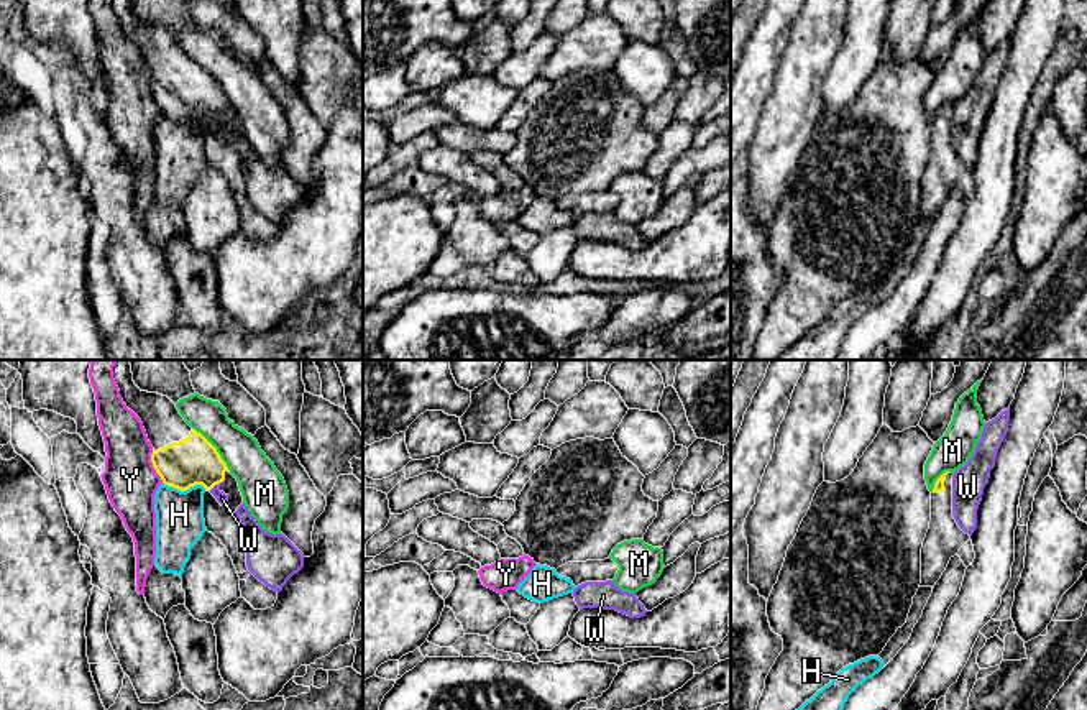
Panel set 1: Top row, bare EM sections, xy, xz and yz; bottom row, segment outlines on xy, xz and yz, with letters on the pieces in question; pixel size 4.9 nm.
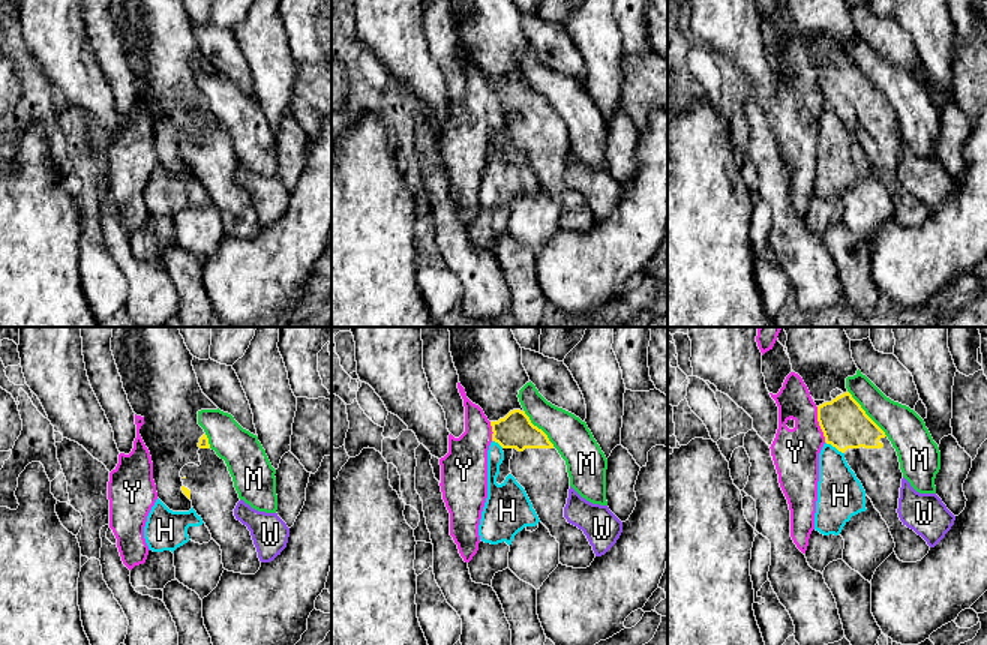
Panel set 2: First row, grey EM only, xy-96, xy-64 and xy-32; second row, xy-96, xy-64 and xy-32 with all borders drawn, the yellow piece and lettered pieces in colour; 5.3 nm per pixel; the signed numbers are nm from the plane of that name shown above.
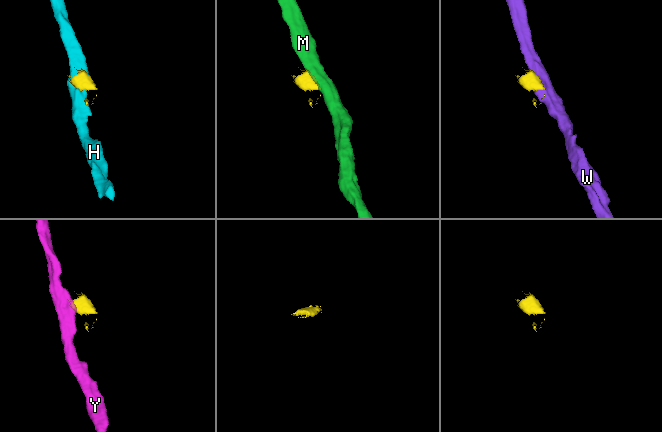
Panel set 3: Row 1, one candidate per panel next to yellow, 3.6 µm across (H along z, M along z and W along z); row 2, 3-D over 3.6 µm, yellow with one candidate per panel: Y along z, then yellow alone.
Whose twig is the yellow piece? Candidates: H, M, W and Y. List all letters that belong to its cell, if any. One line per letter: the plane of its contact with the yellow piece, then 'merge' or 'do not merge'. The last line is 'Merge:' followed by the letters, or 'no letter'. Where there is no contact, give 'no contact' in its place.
H: meets yellow in xy; do not merge
M: meets yellow in xy; do not merge
W: meets yellow in xy; do not merge
Y: meets yellow in xy; do not merge
Merge: no letter

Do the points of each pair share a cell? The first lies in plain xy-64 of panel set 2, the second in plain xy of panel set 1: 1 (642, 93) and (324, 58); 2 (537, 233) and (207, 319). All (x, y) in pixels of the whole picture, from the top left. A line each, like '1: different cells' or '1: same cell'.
1: same cell
2: different cells

